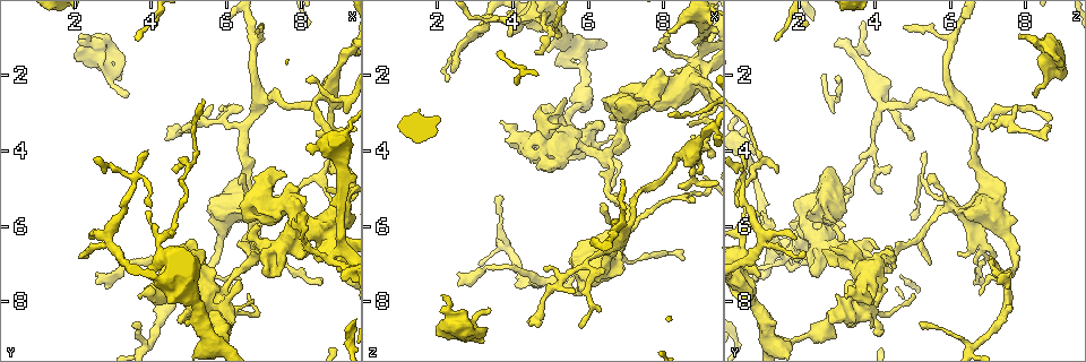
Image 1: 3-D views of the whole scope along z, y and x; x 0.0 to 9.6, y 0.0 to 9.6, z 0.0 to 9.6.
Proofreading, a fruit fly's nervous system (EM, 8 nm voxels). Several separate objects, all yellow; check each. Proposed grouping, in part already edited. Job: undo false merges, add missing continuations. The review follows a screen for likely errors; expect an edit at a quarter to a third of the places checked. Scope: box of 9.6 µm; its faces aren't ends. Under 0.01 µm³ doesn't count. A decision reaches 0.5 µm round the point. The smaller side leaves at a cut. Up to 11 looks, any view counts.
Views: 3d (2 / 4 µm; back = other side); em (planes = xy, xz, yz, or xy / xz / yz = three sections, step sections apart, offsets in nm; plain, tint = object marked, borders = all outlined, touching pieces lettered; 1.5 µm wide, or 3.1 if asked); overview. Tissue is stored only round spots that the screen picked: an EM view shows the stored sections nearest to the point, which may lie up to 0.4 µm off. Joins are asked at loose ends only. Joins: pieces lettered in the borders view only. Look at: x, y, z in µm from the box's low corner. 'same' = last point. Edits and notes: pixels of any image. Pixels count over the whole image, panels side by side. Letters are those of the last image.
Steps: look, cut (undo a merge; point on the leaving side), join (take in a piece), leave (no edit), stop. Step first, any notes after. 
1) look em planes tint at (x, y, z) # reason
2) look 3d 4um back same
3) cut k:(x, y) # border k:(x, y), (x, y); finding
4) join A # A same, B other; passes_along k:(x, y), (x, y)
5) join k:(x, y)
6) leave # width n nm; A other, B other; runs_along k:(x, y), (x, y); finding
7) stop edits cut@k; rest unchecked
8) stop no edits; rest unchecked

look 3d 4um at (6.45, 7.05, 4.15) # three arms meet

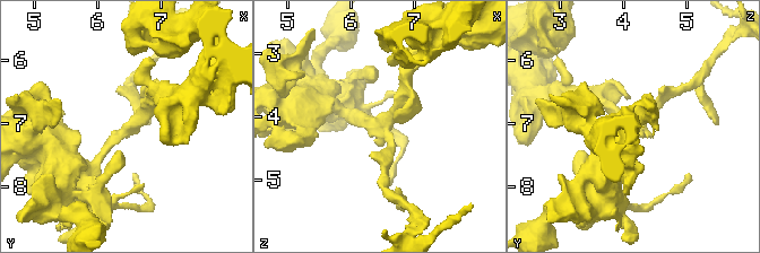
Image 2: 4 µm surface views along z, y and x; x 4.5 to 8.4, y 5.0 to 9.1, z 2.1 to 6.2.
look em xz step 4 tint at (6.55, 7.05, 4.05) # arms 3

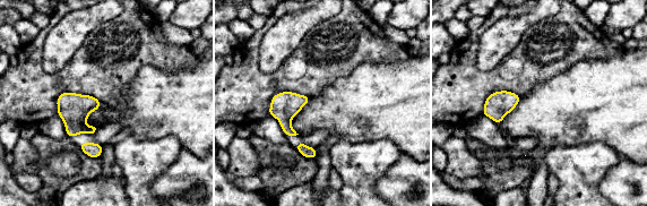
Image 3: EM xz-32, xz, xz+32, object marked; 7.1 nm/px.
look em planes borders same # another direction

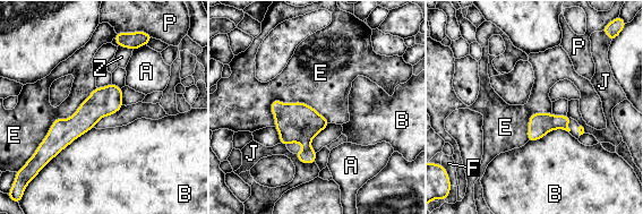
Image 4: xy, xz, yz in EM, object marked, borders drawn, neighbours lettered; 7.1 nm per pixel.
leave # A other, B other, E other, F other, J other, P other, Z other; continuous, no second neuron

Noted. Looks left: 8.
look em planes borders at (8.35, 2.75, 4.20) # branch point

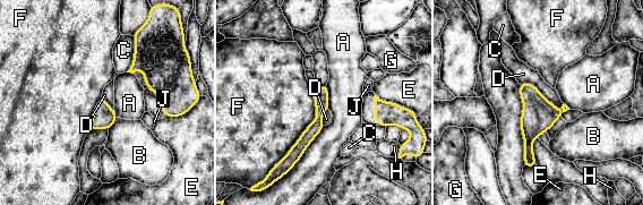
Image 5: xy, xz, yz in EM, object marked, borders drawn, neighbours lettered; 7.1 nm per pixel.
leave # width 110 nm; longest_contact F 600 nm; A other, B other, C other, D other, E other, F other, G other, H other, J other; one neuron here

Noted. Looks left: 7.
look em planes borders at (8.15, 3.95, 0.85) # branch stops here

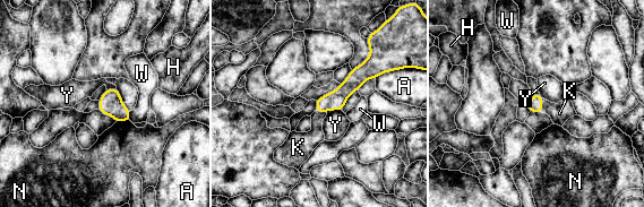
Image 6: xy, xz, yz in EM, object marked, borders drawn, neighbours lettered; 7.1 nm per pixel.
join K # A other, H other, K same, N other, W other, Y other; passes_along 6:(535, 104), (542, 105), (559, 113); it goes on there

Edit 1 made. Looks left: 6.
look em xy step 4 tint at (2.10, 0.95, 7.75)

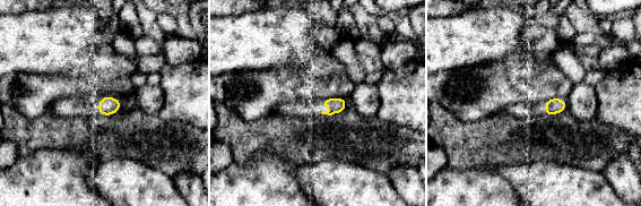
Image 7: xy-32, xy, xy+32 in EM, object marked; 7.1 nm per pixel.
look em xy step 4 borders same

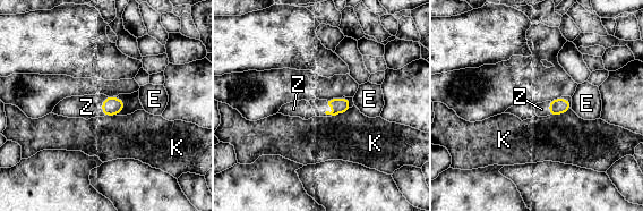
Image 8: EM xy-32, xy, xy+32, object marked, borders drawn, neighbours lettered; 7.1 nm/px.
join Z # longest_contact K 150 nm; E other, K other, Z same; it goes on there

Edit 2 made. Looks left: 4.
stop edits join@6, join@8; rest unchecked

